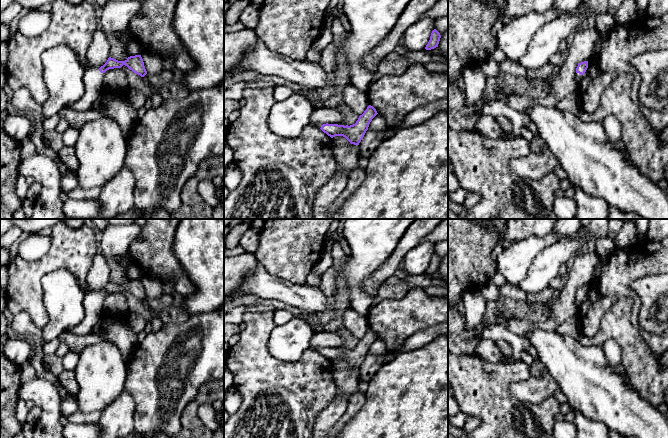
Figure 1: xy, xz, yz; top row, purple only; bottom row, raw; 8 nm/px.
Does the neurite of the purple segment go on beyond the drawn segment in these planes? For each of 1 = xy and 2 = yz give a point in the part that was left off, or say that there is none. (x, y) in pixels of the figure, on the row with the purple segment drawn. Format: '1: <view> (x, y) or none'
1: xy (93, 79)
2: yz (579, 77)

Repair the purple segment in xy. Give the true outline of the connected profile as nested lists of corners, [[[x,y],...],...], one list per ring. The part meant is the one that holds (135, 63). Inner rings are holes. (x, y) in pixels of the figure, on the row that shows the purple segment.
[[[141,55],[130,56],[125,61],[118,61],[109,57],[107,62],[100,68],[88,68],[85,70],[83,77],[85,93],[80,100],[69,104],[68,107],[76,111],[91,109],[94,101],[103,91],[104,73],[109,69],[121,68],[123,65],[127,66],[141,77],[144,77],[147,74]]]

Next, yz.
[[[588,61],[579,63],[576,68],[577,91],[579,90],[579,85],[582,79],[584,78],[587,68],[588,68]]]

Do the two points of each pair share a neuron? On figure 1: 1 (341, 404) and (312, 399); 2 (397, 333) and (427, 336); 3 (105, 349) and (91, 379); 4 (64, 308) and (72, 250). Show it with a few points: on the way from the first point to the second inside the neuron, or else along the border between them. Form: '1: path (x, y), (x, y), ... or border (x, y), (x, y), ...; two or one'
1: border (334, 379), (335, 397), (315, 420); two
2: border (435, 325), (411, 334), (402, 343); two
3: path (105, 356), (101, 369), (98, 372); one
4: border (46, 274), (68, 269), (82, 290); two

